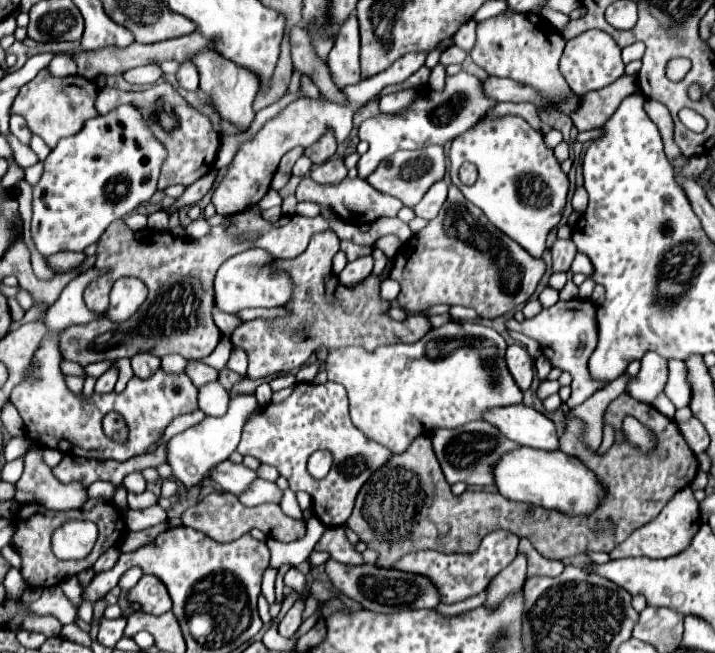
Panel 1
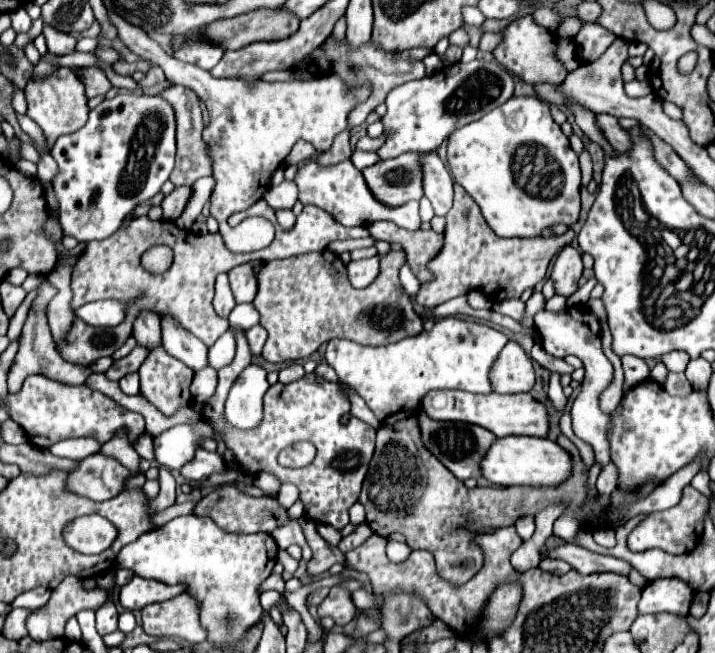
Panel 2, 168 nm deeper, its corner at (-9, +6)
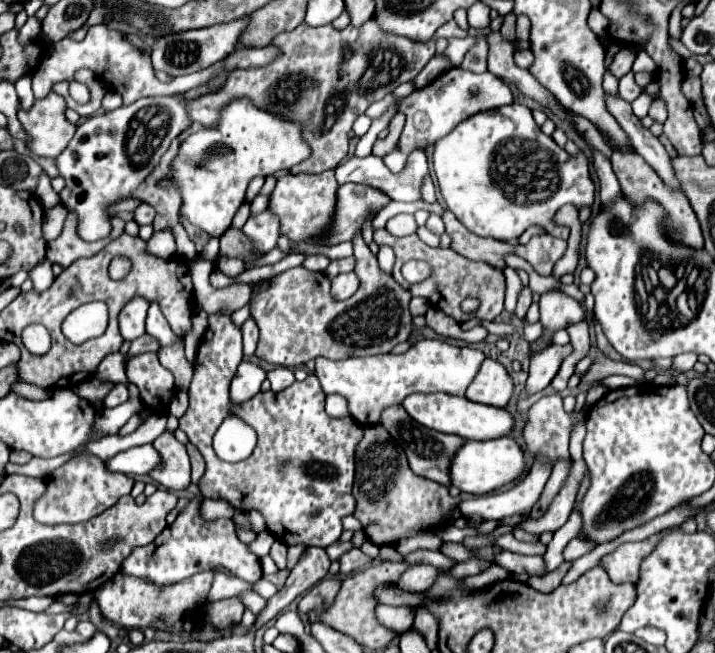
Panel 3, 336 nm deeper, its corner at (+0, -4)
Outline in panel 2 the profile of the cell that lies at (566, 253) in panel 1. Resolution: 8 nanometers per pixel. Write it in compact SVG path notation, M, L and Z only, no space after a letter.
M571 245L565 246L564 250L558 254L552 274L550 274L556 294L570 298L578 290L580 276L582 276L580 252Z

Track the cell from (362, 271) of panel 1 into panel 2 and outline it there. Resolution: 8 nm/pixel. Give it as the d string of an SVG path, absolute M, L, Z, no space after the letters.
M366 258L366 260L356 260L348 264L348 280L354 288L364 288L374 282L378 276L378 258Z

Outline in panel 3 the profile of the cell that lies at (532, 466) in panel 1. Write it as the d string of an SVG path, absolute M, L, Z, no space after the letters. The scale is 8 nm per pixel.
M505 436L485 442L469 440L451 462L451 484L457 486L461 492L483 496L519 480L523 472L525 472L525 452L513 438Z

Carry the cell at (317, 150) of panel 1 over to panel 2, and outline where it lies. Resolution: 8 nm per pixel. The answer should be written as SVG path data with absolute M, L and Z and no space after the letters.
M298 142L294 148L292 148L292 152L290 152L290 156L284 160L284 166L292 166L292 164L302 164L302 162L306 162L308 158L312 158L316 154L316 150L310 146L310 144L304 144L304 142Z

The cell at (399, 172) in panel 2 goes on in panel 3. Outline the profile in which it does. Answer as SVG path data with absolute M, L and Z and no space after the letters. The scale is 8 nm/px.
M353 182L343 184L337 198L339 198L339 206L335 210L337 230L331 230L331 238L323 238L317 244L331 246L355 238L355 234L363 230L365 220L369 216L377 216L377 212L391 202L391 198L385 192L373 186Z

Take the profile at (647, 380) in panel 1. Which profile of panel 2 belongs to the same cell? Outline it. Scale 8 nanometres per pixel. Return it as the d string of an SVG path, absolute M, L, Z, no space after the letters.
M676 350L676 352L664 354L664 356L662 356L662 362L666 364L666 368L668 368L670 372L684 372L686 366L688 366L688 362L690 362L690 356L688 356L686 352Z

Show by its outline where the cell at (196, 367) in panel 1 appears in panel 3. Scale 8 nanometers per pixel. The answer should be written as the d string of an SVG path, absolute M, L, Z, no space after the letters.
M151 304L147 312L147 334L151 334L161 344L161 348L179 344L179 336L175 336L171 326L165 322L165 316L161 314L159 306L155 304Z

